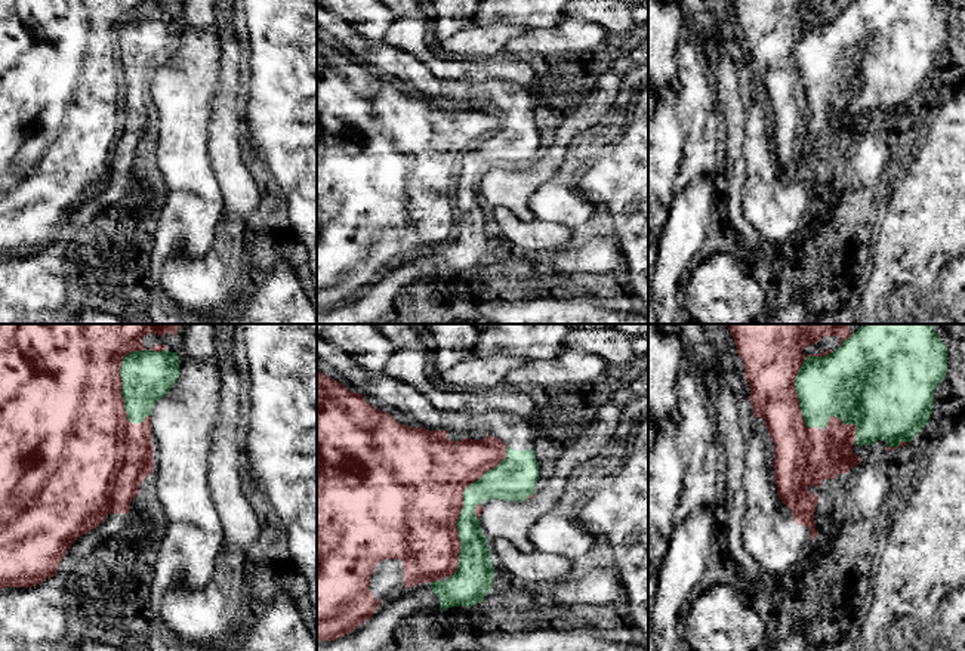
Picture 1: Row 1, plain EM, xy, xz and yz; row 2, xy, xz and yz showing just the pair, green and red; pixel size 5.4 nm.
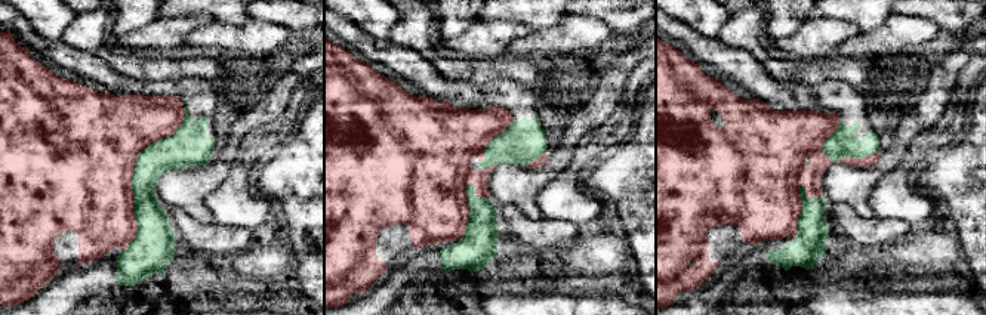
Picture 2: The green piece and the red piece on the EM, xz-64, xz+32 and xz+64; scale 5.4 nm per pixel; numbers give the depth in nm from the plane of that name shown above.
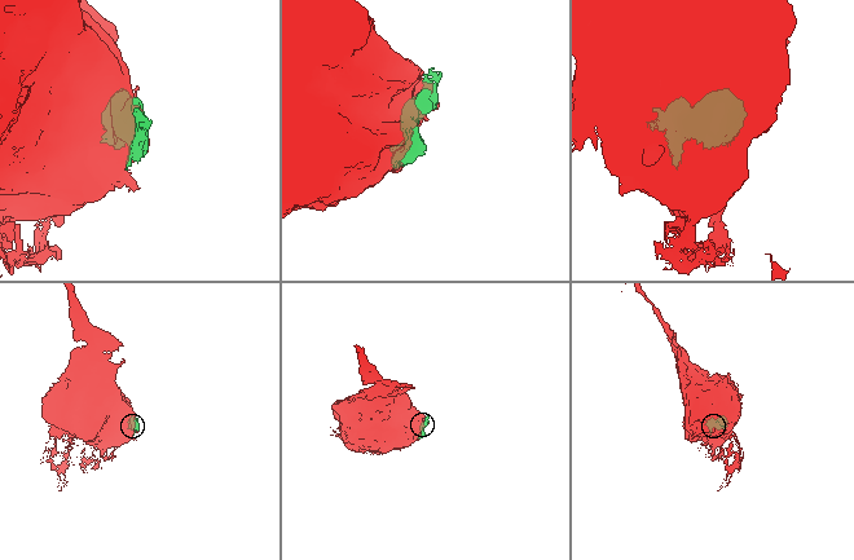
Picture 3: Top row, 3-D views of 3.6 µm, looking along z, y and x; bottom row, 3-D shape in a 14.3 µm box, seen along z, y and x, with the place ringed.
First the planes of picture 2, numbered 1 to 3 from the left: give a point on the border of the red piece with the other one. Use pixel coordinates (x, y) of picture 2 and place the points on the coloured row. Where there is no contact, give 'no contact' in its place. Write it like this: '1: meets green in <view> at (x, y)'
1: meets green in xz-64 at (133, 173)
2: meets green in xz+32 at (470, 210)
3: meets green in xz+64 at (801, 210)

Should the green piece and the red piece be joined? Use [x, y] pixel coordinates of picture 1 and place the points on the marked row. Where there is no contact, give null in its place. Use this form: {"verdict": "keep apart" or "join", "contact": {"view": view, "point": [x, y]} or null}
{"verdict": "keep apart", "contact": {"view": "xz", "point": [462, 508]}}

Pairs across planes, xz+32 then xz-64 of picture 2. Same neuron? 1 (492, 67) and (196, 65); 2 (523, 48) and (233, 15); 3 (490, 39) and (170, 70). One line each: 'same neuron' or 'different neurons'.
1: same neuron
2: different neurons
3: different neurons

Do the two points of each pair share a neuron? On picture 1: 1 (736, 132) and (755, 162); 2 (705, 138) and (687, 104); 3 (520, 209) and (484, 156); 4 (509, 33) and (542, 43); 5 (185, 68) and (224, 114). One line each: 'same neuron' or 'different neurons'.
1: different neurons
2: same neuron
3: different neurons
4: different neurons
5: different neurons

